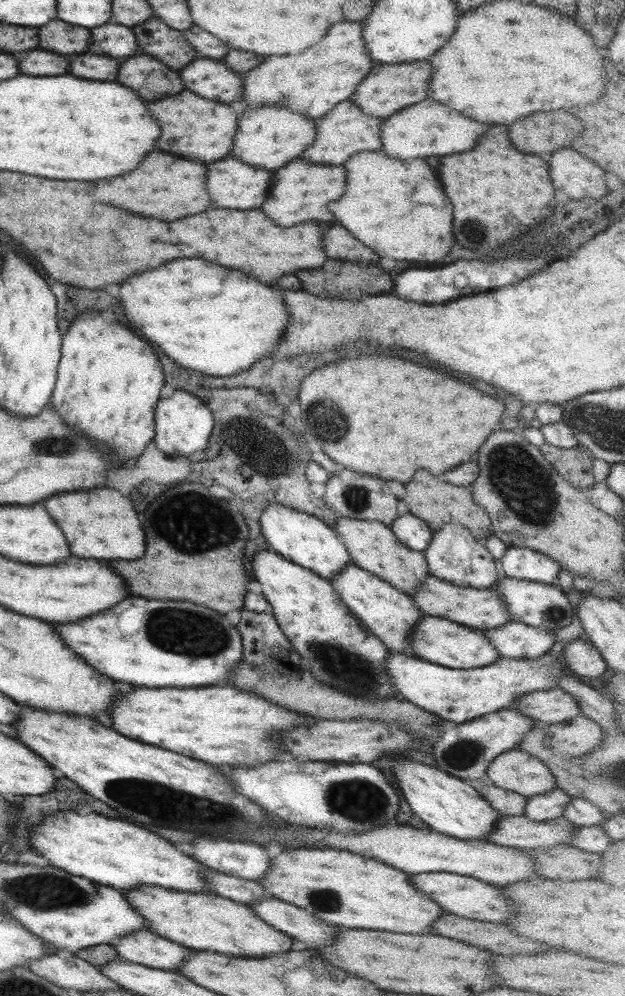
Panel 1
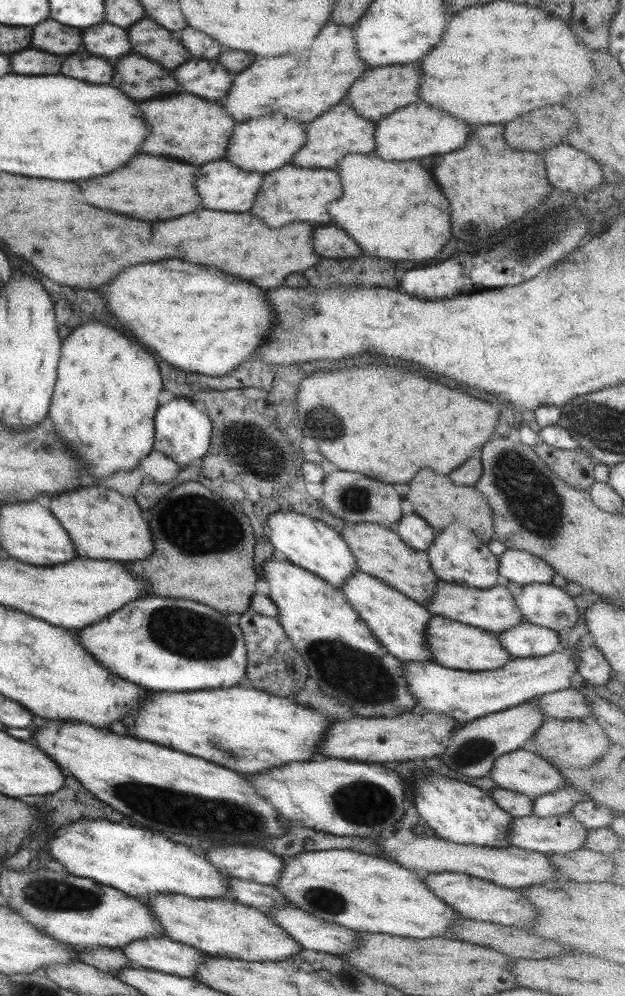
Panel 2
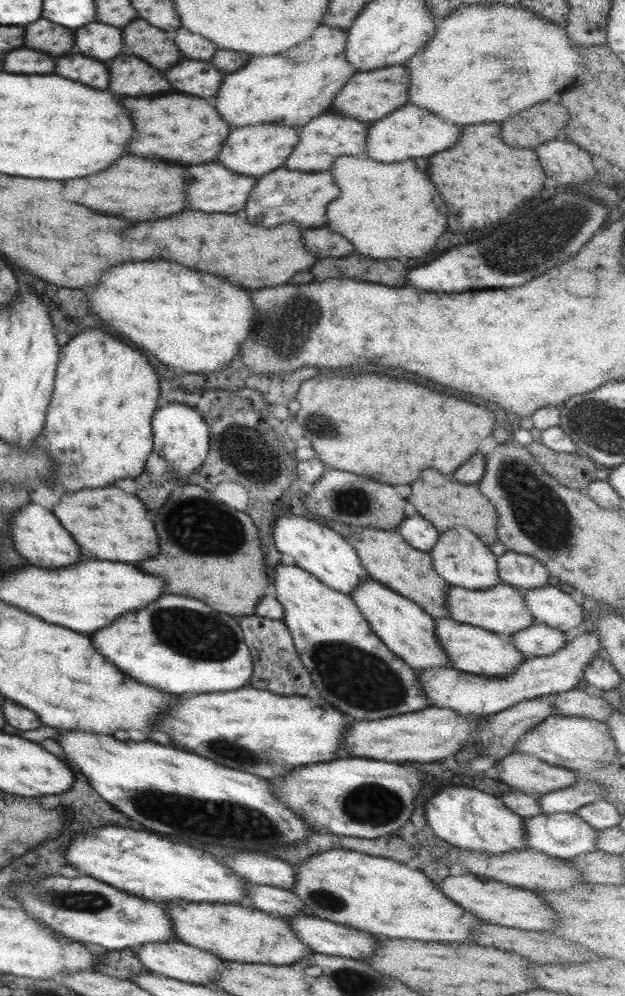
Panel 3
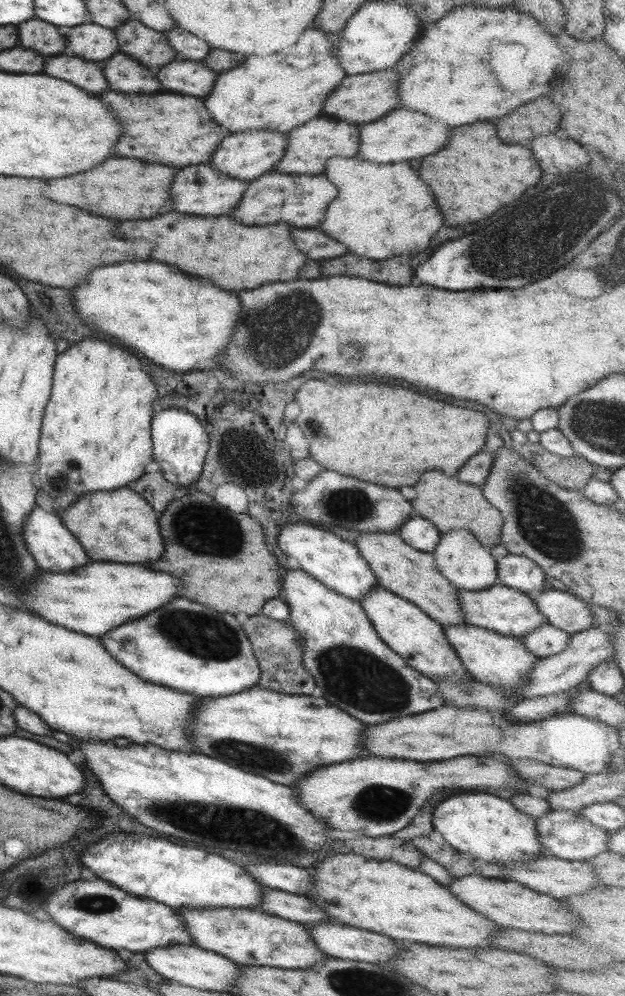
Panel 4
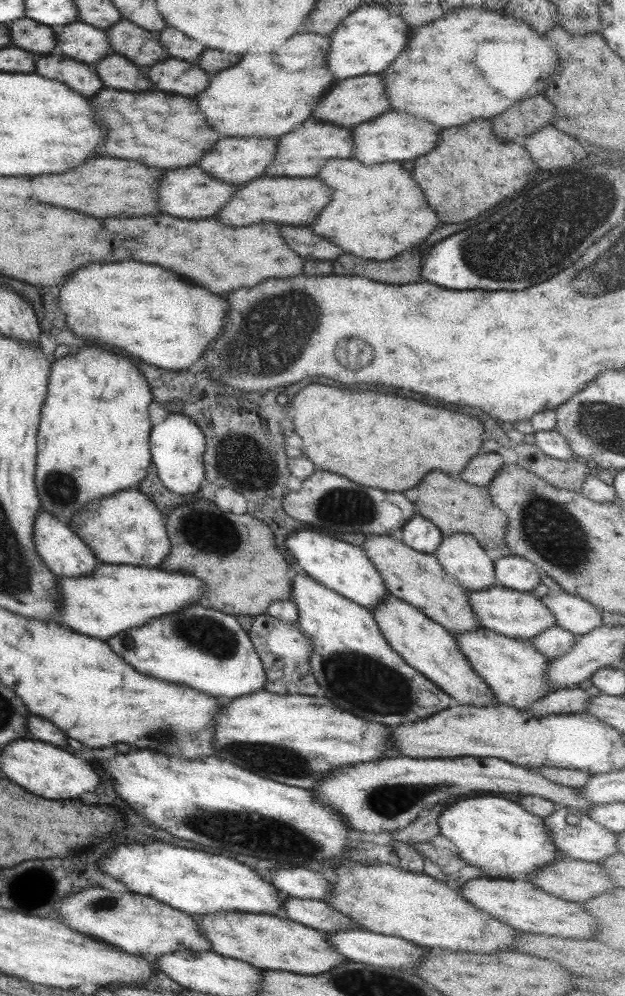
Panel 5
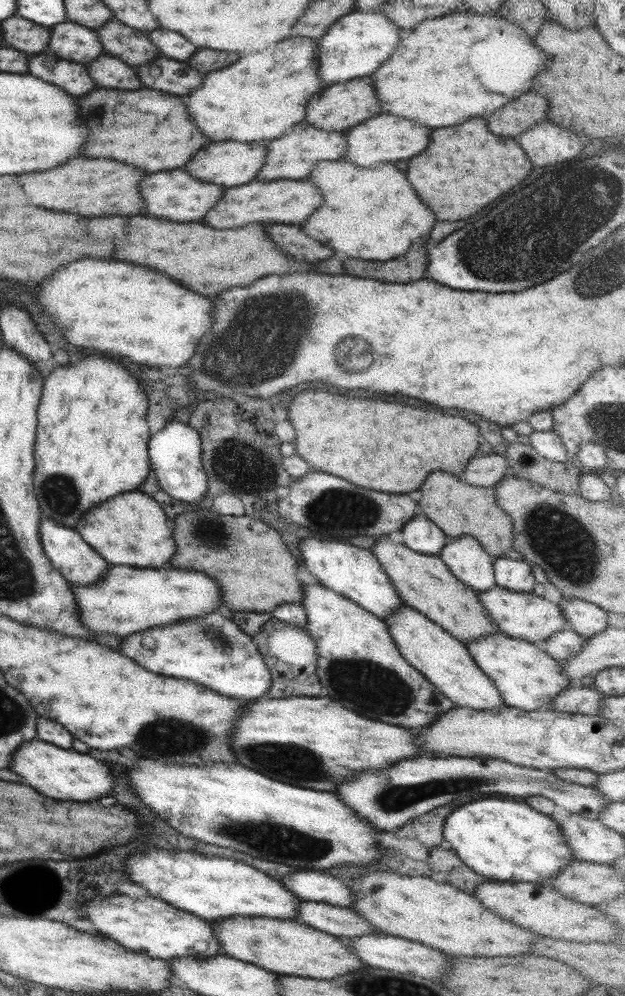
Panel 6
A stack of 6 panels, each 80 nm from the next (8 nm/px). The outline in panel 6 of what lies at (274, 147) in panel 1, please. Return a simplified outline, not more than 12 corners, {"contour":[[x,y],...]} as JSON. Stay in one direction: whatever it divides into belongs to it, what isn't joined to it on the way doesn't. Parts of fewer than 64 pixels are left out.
{"contour":[[223,141],[185,170],[203,182],[241,186],[265,162],[266,143]]}

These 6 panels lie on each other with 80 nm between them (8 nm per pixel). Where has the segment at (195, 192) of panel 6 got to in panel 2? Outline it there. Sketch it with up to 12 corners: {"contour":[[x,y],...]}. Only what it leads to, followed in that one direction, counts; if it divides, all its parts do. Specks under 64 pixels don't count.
{"contour":[[223,159],[197,170],[201,206],[249,210],[261,173]]}

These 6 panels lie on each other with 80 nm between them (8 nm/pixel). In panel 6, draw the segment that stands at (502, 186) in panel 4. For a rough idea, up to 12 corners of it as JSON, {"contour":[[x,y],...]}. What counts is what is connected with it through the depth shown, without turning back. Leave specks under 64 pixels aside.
{"contour":[[481,118],[433,130],[405,176],[443,222],[531,172]]}

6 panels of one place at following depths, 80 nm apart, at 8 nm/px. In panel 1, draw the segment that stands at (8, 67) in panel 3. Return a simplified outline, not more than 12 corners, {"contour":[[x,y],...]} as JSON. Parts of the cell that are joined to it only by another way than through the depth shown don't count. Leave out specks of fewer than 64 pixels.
{"contour":[[37,48],[18,64],[21,75],[68,74],[70,58]]}

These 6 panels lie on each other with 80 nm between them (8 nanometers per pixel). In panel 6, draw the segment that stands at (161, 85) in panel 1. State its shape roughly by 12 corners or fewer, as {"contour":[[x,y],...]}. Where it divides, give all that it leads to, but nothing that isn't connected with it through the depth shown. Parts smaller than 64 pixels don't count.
{"contour":[[103,52],[86,65],[99,87],[137,90],[134,67]]}

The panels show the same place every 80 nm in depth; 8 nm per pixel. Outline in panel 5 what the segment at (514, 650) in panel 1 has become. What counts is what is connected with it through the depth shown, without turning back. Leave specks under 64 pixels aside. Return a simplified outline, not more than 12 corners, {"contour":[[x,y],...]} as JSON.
{"contour":[[555,625],[530,642],[554,659],[571,651],[576,635]]}

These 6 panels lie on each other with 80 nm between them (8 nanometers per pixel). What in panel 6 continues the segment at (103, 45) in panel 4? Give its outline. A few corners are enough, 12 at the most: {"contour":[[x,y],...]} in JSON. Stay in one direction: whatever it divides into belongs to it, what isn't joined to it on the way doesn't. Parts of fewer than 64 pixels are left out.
{"contour":[[65,21],[50,30],[49,50],[83,64],[102,52],[94,29]]}

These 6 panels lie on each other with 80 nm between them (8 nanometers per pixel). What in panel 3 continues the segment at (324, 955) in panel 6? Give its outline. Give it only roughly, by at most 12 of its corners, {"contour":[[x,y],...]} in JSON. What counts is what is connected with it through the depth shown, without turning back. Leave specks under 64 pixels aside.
{"contour":[[237,903],[161,904],[183,944],[245,964],[311,951],[281,917]]}

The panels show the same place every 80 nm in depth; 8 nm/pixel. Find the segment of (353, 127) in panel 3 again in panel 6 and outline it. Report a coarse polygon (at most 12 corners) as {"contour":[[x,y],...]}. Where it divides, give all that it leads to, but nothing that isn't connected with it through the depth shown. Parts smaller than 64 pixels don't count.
{"contour":[[303,121],[265,143],[255,180],[299,180],[343,158],[345,132]]}

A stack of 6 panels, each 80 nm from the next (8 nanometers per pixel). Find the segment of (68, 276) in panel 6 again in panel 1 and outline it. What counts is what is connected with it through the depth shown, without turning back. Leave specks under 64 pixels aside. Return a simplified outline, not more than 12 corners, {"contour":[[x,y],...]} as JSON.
{"contour":[[201,258],[131,276],[129,326],[219,378],[276,352],[281,294]]}

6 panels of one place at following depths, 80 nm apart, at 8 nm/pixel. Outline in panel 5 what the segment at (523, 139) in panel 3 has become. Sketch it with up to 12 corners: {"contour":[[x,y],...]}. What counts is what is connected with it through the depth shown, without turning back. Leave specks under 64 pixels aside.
{"contour":[[543,96],[515,102],[493,118],[495,136],[513,140],[551,124]]}

